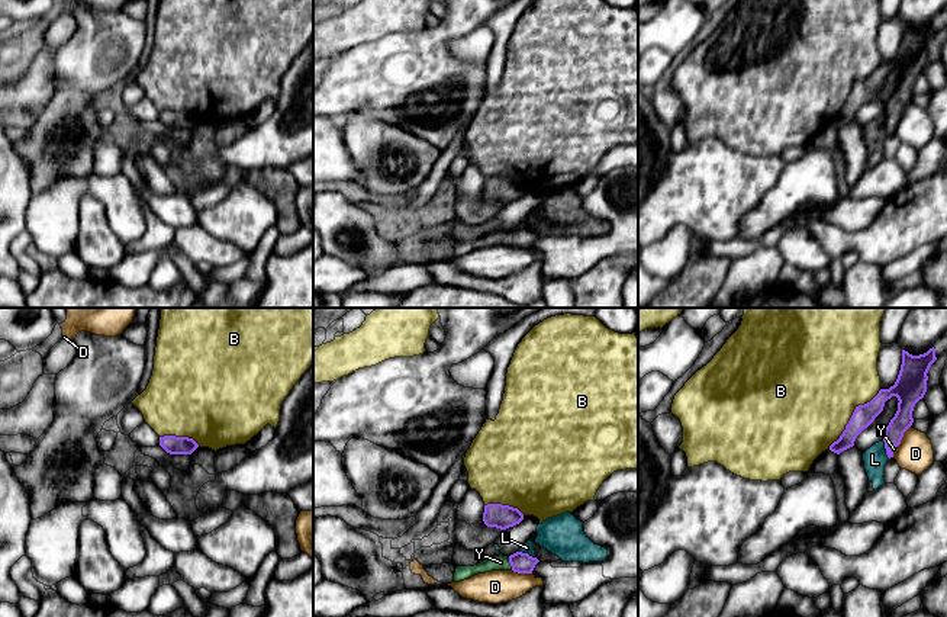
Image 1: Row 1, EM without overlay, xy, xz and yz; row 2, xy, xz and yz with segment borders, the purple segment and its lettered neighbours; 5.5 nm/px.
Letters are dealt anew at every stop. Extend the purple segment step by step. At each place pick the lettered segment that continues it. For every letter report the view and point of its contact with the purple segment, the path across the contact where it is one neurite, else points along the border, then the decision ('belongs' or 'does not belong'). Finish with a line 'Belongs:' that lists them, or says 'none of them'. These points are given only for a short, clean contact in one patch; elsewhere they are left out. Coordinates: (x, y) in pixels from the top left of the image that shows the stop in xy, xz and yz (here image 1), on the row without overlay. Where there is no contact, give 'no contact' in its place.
B: meets purple in yz at (852, 90); border along yz (881, 64), (854, 84), (843, 108), (828, 122); does not belong
D: meets purple in yz at (902, 111); border along yz (910, 100), (896, 121); does not belong
L: meets purple in yz at (885, 122); border along yz (883, 115), (883, 122), (889, 132); does not belong
Y: meets purple in xz at (509, 237); runs through xz (521, 237), (509, 237), (501, 237); belongs
Belongs: Y

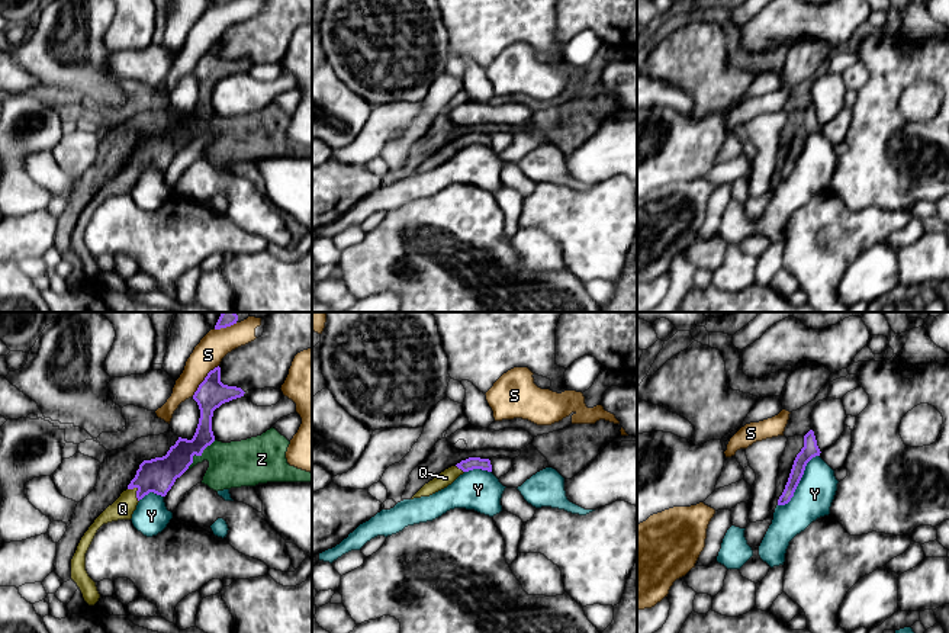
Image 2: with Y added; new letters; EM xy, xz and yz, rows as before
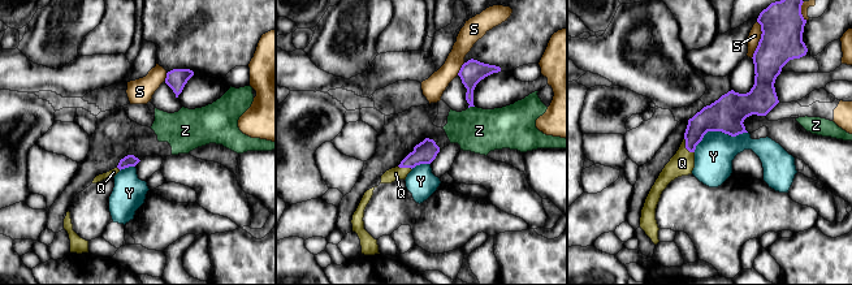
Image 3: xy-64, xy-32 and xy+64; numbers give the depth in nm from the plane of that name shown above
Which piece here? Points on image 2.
Q: meets purple in xy at (137, 166); runs through xy (157, 150), (153, 150), (137, 166), (122, 183); belongs
S: meets purple in xy at (205, 54); does not belong
Y: meets purple in yz at (798, 157); does not belong
Z: meets purple in xy at (196, 129); border along xy (215, 115), (199, 129), (195, 129), (193, 137), (185, 145); does not belong
Belongs: Q

